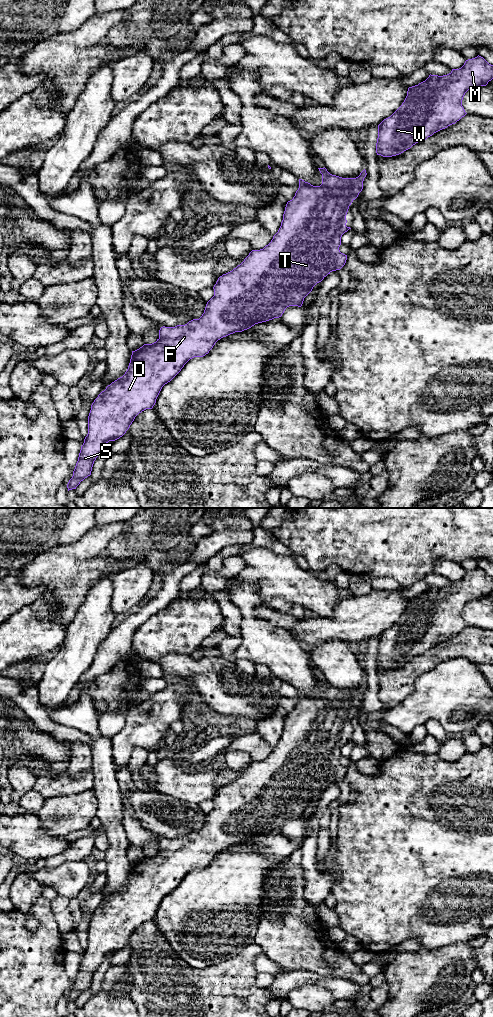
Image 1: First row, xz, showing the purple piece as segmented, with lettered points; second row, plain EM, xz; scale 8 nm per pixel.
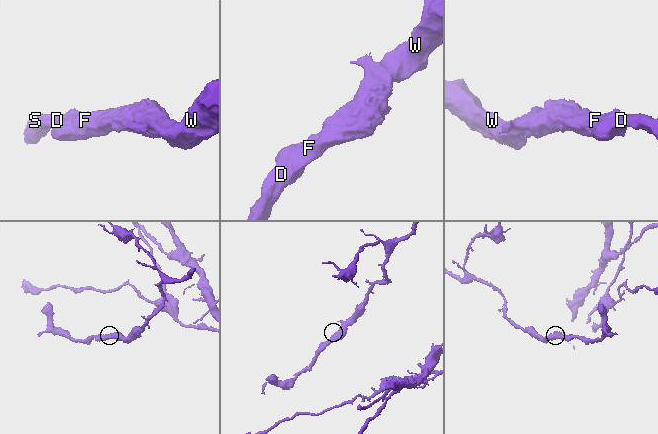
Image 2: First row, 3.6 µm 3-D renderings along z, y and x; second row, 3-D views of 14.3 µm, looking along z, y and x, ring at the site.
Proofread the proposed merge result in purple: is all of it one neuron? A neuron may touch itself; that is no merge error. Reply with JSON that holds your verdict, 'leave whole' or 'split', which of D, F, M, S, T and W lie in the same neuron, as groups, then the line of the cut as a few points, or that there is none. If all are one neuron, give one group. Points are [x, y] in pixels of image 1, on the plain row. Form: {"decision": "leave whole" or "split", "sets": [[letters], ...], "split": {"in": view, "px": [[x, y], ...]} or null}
{"decision": "leave whole", "sets": [["D", "F", "M", "S", "T", "W"]], "split": null}

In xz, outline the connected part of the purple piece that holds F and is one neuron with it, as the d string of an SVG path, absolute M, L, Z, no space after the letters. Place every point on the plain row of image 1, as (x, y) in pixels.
M318 680L322 686L322 696L313 698L299 691L299 700L292 712L288 713L278 744L263 761L252 762L244 773L232 783L220 788L214 797L214 808L207 814L204 825L199 831L193 831L185 837L161 839L159 850L152 856L144 856L132 863L130 875L125 886L112 894L102 903L91 917L88 928L88 946L81 958L73 988L67 996L68 1003L76 999L91 987L94 973L109 953L122 949L129 941L135 929L146 921L152 921L162 899L170 894L194 869L203 869L209 865L215 855L235 844L242 844L255 836L279 830L289 818L301 819L304 810L313 799L332 783L340 782L346 775L347 767L340 764L341 749L350 739L346 738L346 727L351 715L363 701L367 685L364 681L356 690L342 690L330 686L327 681Z

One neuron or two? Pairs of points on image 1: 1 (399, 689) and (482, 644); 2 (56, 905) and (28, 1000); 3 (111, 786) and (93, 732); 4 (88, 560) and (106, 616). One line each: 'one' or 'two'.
1: one
2: two
3: one
4: two

